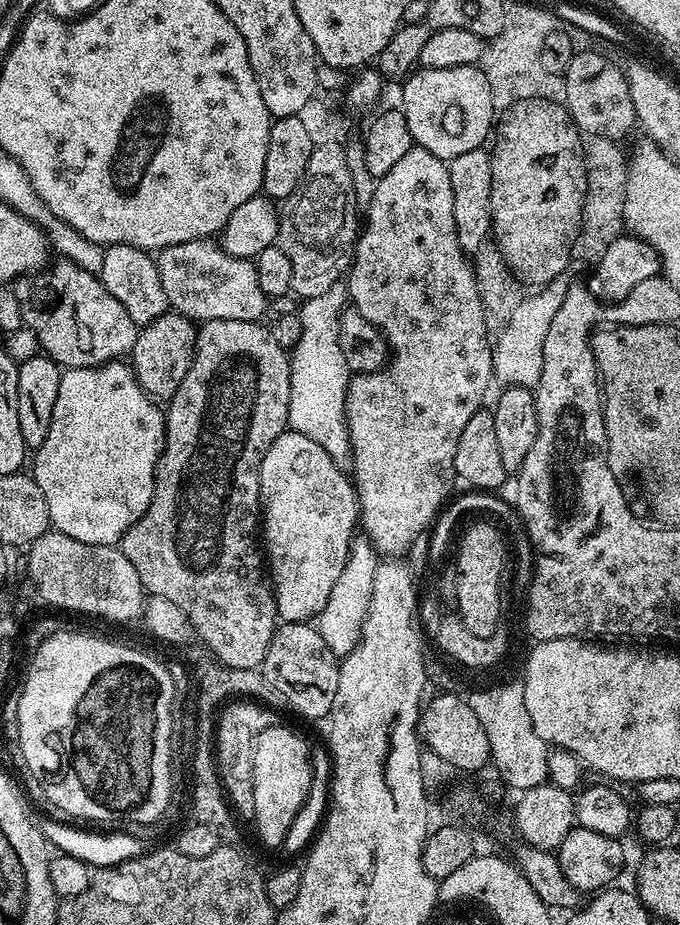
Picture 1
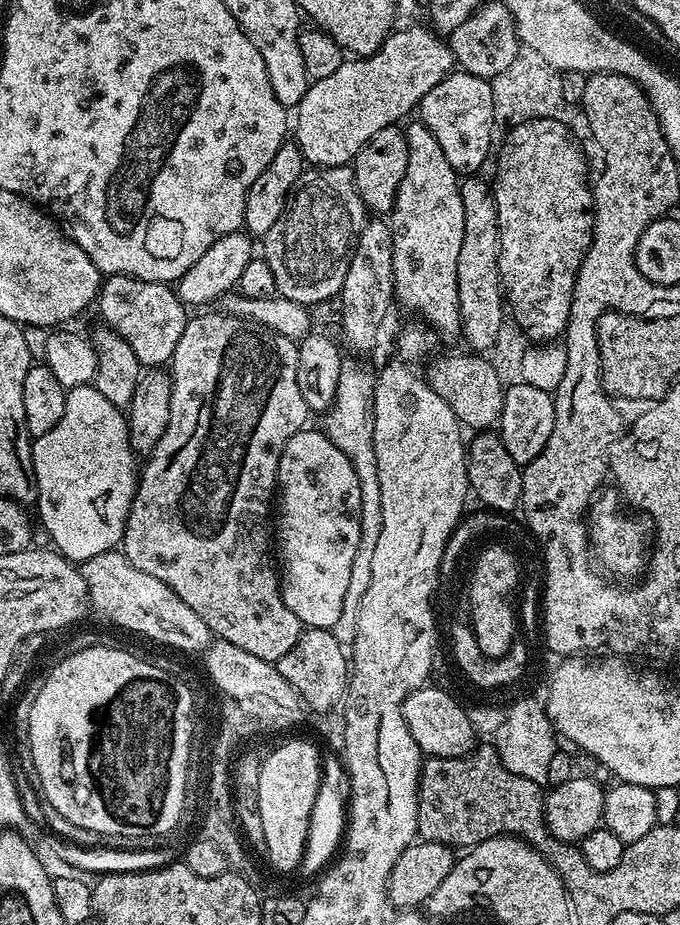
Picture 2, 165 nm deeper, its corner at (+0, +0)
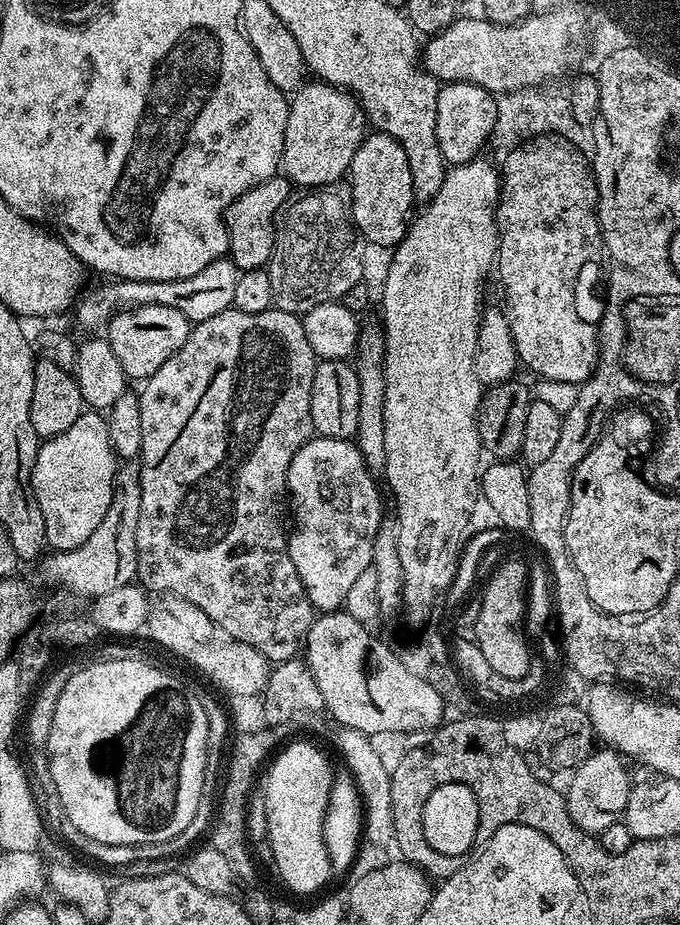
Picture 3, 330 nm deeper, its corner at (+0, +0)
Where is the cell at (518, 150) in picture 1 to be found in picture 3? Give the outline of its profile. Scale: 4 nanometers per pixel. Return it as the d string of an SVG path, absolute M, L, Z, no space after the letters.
M536 140L529 142L528 148L519 149L514 153L513 160L506 166L505 205L498 210L498 224L500 226L500 272L504 276L506 294L502 298L503 303L508 303L506 315L510 322L510 330L514 338L516 354L521 365L524 364L541 380L553 380L554 382L570 382L577 386L584 383L592 375L592 369L596 367L596 330L600 326L600 319L604 313L603 307L592 301L592 287L596 279L601 279L602 268L596 263L601 263L604 252L604 239L600 237L600 218L592 214L593 193L591 181L588 180L588 168L584 168L584 160L576 156L573 148L569 148L565 140Z

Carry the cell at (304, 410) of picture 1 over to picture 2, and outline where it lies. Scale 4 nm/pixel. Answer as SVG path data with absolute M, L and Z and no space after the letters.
M350 363L344 366L337 382L336 397L332 407L323 413L325 436L350 458L354 470L358 474L358 482L362 490L362 514L360 515L360 537L358 550L354 554L354 562L350 566L350 582L346 586L346 598L342 602L342 615L330 629L336 636L348 636L352 639L358 630L358 606L362 602L362 594L366 594L366 586L370 586L370 566L374 559L374 549L378 543L378 534L382 534L382 494L378 486L378 470L372 445L372 395L376 389L374 376L364 368Z

